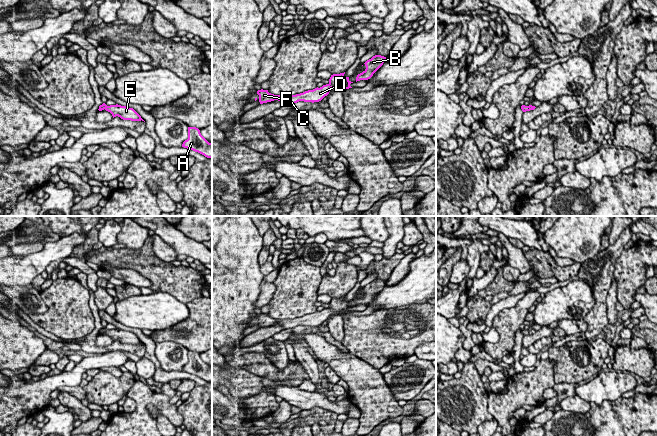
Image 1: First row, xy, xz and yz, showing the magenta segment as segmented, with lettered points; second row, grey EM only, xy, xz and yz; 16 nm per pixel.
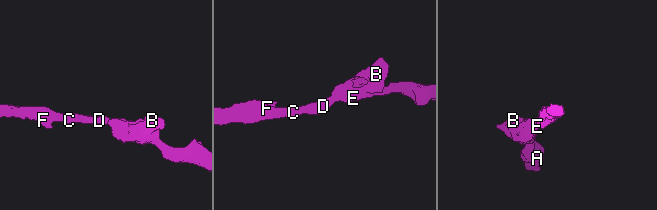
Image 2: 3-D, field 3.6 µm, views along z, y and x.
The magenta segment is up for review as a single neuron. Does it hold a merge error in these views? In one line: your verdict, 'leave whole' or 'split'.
leave whole

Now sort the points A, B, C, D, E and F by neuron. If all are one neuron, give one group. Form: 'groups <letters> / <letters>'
groups A B C D E F

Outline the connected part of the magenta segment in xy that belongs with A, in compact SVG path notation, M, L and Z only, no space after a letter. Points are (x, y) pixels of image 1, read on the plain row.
M188 351L188 363L183 366L182 371L212 382L212 367L209 367L196 351Z

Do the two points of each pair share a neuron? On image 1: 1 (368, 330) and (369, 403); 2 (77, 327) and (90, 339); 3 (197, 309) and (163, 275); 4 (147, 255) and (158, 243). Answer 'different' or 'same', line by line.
1: different
2: different
3: different
4: different

